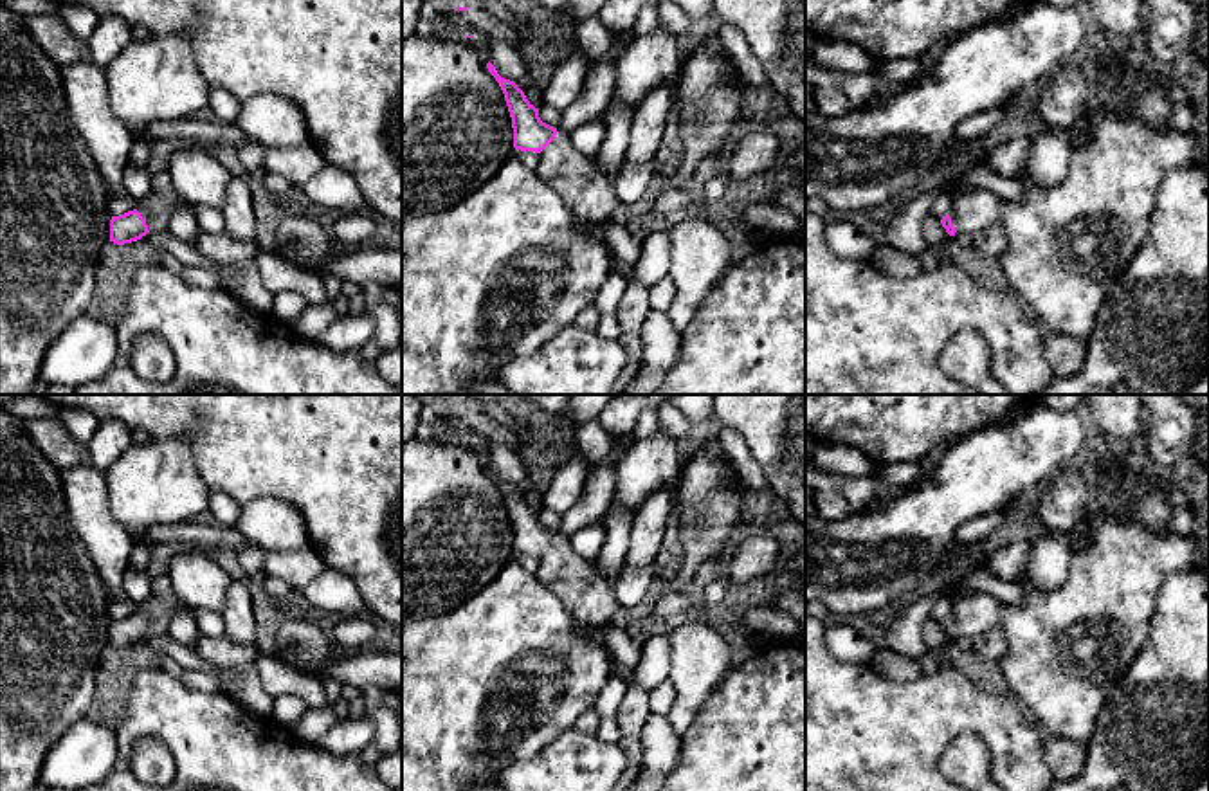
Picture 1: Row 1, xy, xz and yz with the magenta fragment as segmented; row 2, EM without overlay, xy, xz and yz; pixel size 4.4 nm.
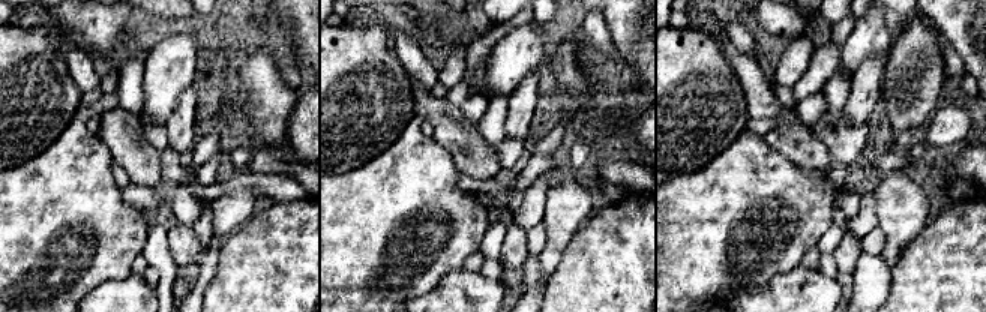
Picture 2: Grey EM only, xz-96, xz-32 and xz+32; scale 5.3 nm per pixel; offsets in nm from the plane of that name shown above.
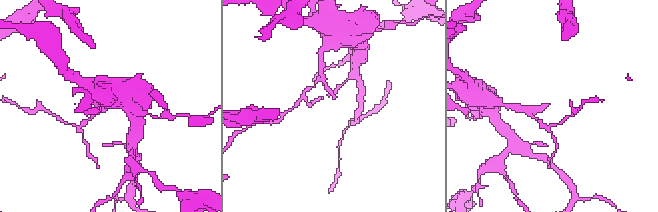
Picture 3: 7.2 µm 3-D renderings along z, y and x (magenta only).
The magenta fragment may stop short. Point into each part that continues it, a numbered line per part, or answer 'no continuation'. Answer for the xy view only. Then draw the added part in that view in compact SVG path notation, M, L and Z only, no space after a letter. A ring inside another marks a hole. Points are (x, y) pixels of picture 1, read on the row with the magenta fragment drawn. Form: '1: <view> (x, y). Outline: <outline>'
1: xy (157, 208). Outline: M151 191L144 200L137 204L135 209L146 220L150 232L160 232L168 229L171 214L178 207L180 200L182 198L175 191Z

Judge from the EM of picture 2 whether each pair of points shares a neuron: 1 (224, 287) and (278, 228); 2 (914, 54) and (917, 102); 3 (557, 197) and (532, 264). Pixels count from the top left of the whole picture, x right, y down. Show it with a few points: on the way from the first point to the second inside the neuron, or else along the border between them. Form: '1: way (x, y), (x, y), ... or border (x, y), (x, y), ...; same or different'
1: way (239, 272), (267, 243); same
2: way (914, 66), (914, 90); same
3: border (536, 257), (541, 275), (547, 281); different

